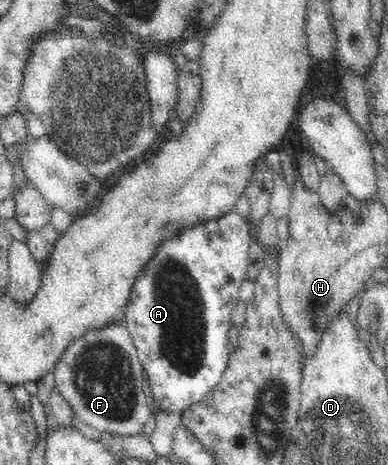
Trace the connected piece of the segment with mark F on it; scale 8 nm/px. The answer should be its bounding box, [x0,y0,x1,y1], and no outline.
[53,321,149,436]

